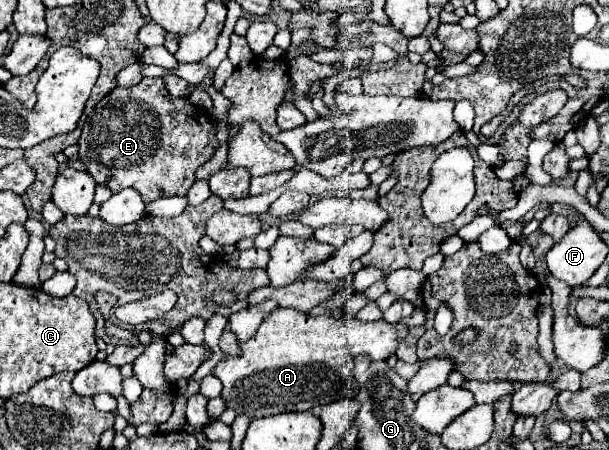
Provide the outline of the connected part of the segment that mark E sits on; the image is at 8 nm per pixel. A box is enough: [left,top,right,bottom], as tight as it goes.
[78,77,218,203]

